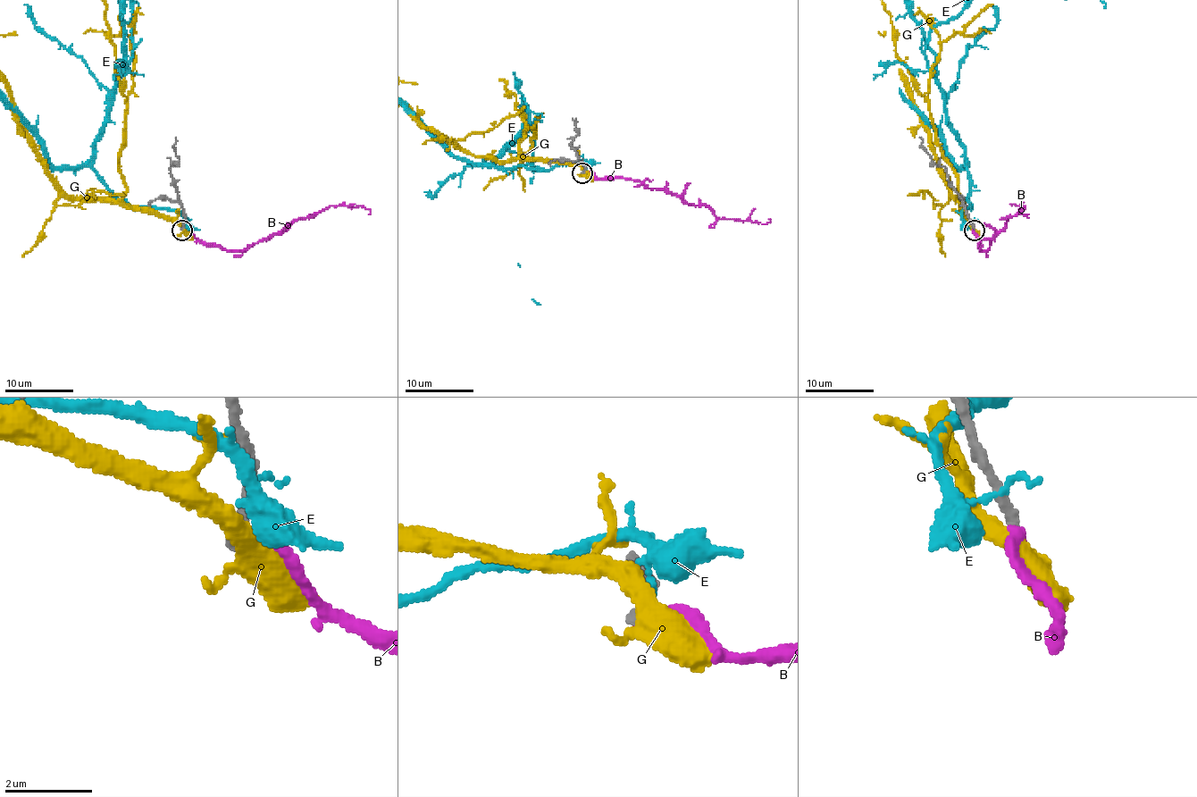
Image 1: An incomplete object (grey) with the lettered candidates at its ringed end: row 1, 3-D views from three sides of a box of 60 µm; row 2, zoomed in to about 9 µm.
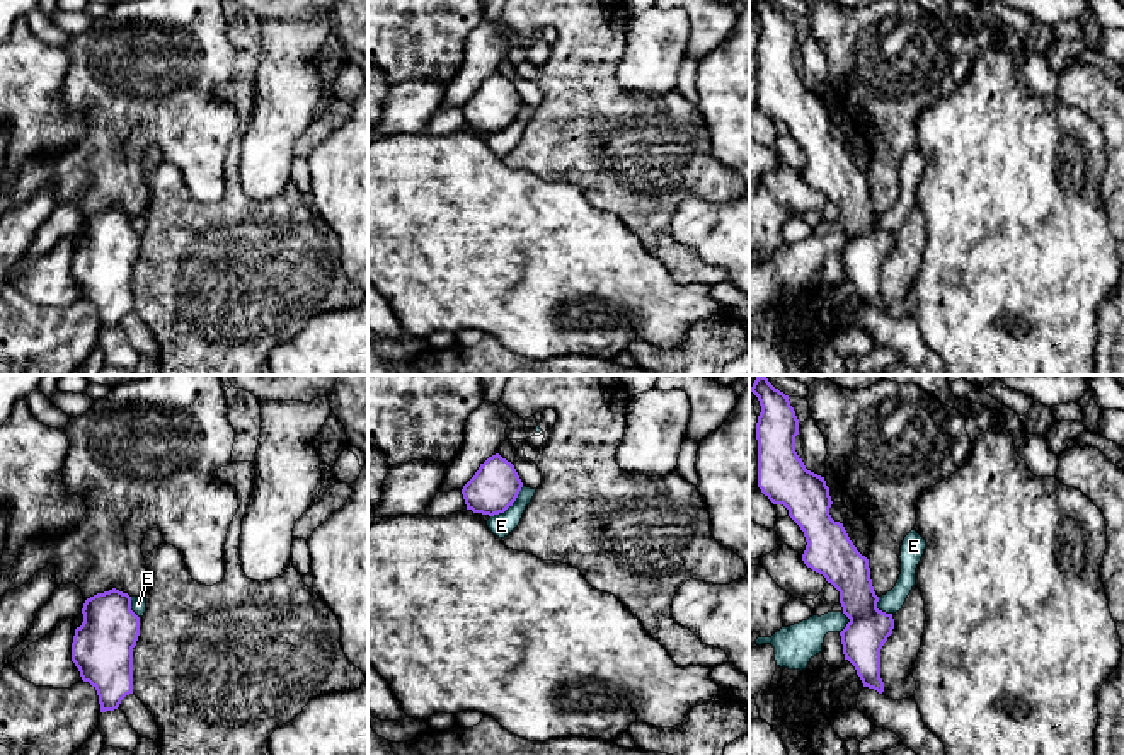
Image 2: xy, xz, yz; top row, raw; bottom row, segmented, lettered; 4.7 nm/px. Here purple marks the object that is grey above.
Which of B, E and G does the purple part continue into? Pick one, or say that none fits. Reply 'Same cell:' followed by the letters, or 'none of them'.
Same cell: none of them

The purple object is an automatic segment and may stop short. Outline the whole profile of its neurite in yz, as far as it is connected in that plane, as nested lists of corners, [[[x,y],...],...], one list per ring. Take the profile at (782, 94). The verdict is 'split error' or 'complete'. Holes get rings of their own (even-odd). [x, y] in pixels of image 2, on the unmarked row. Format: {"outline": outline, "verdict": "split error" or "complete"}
{"outline": [[[754,0],[751,10],[761,24],[758,106],[773,123],[783,123],[804,150],[804,182],[840,210],[843,232],[850,237],[840,251],[845,278],[855,285],[863,305],[882,312],[880,268],[892,252],[892,232],[877,227],[869,177],[857,169],[843,141],[831,136],[824,95],[807,89],[795,70],[799,37],[789,14],[770,0]]], "verdict": "complete"}

